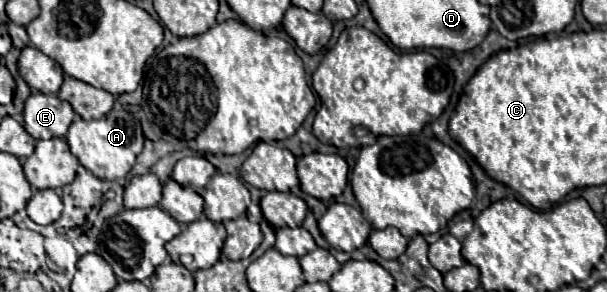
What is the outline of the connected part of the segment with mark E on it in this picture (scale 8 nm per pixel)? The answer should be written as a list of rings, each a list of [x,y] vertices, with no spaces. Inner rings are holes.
[[[33,92],[25,102],[25,130],[35,140],[65,136],[75,112],[69,102],[59,100],[55,94]]]

